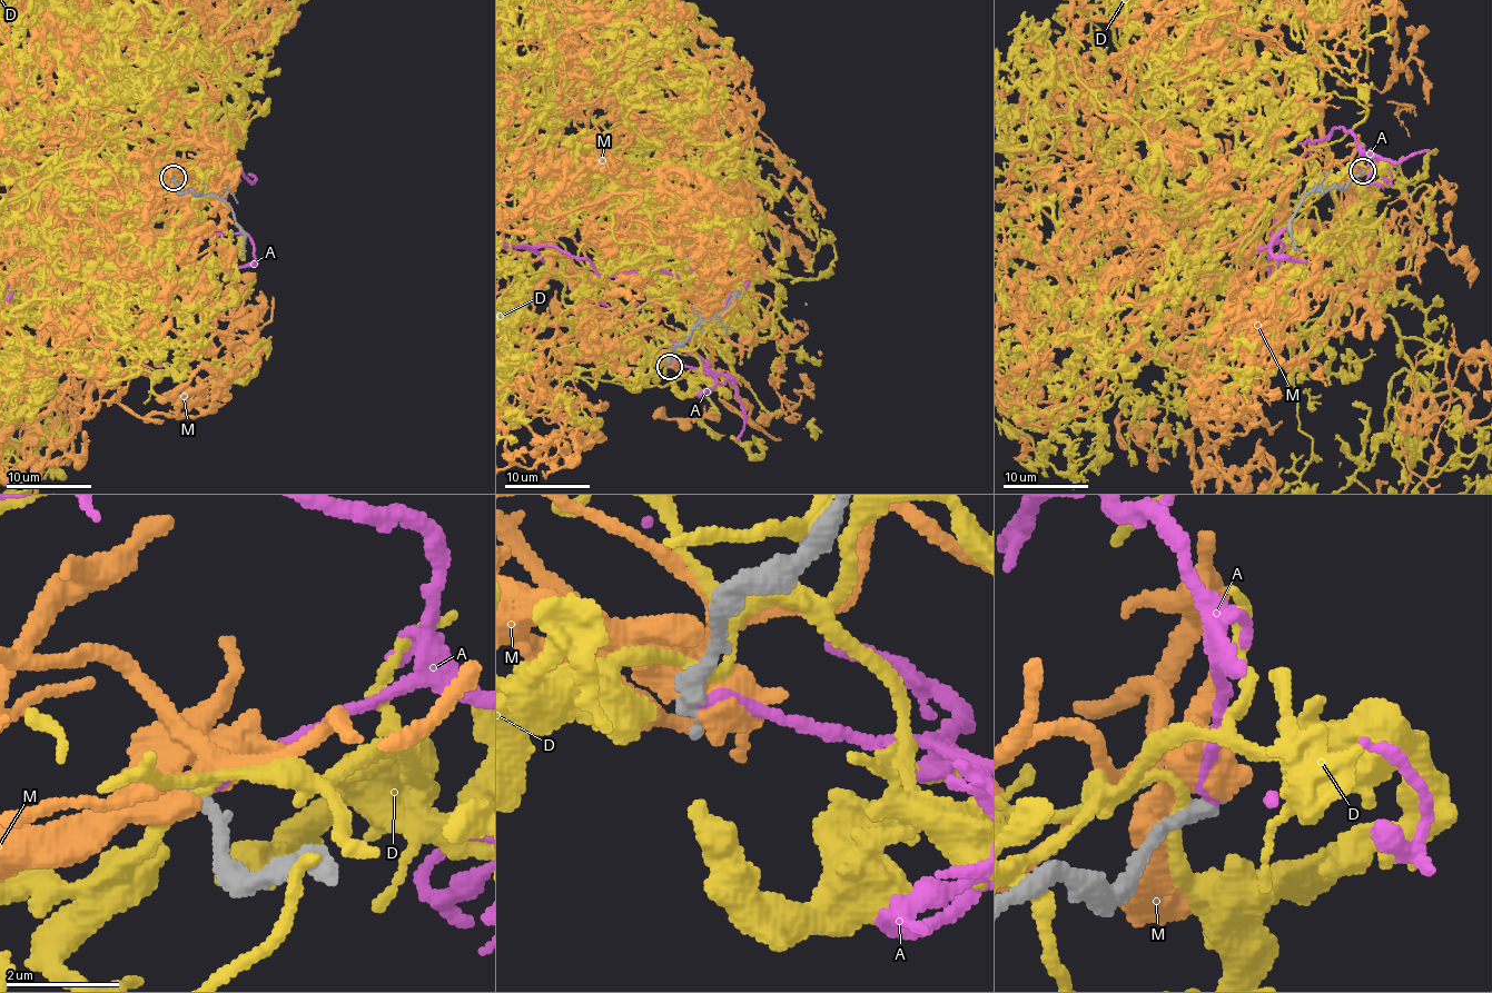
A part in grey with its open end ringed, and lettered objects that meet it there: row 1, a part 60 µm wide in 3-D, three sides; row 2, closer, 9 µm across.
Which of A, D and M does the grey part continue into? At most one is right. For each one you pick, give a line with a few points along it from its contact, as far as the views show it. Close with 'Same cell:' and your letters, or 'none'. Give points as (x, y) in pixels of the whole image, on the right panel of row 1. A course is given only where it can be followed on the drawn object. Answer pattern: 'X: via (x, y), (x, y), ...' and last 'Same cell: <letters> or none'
Same cell: none

